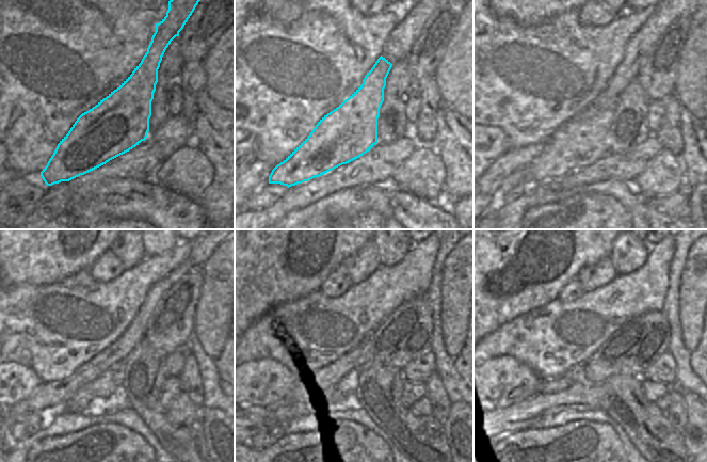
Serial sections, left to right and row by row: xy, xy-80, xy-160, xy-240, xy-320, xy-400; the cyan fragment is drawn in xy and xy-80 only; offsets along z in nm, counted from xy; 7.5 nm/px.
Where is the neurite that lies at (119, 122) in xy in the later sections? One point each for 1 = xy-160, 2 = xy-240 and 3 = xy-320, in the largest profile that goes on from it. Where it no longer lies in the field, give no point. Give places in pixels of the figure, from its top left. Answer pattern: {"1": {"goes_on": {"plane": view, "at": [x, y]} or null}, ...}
{"1": {"goes_on": {"plane": "xy-160", "at": [582, 140]}}, "2": {"goes_on": {"plane": "xy-240", "at": [106, 384]}}, "3": {"goes_on": {"plane": "xy-320", "at": [262, 439]}}}

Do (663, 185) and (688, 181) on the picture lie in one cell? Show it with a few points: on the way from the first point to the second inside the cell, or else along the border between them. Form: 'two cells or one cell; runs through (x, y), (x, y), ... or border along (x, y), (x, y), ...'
two cells; border along (680, 158), (684, 163), (684, 184)

